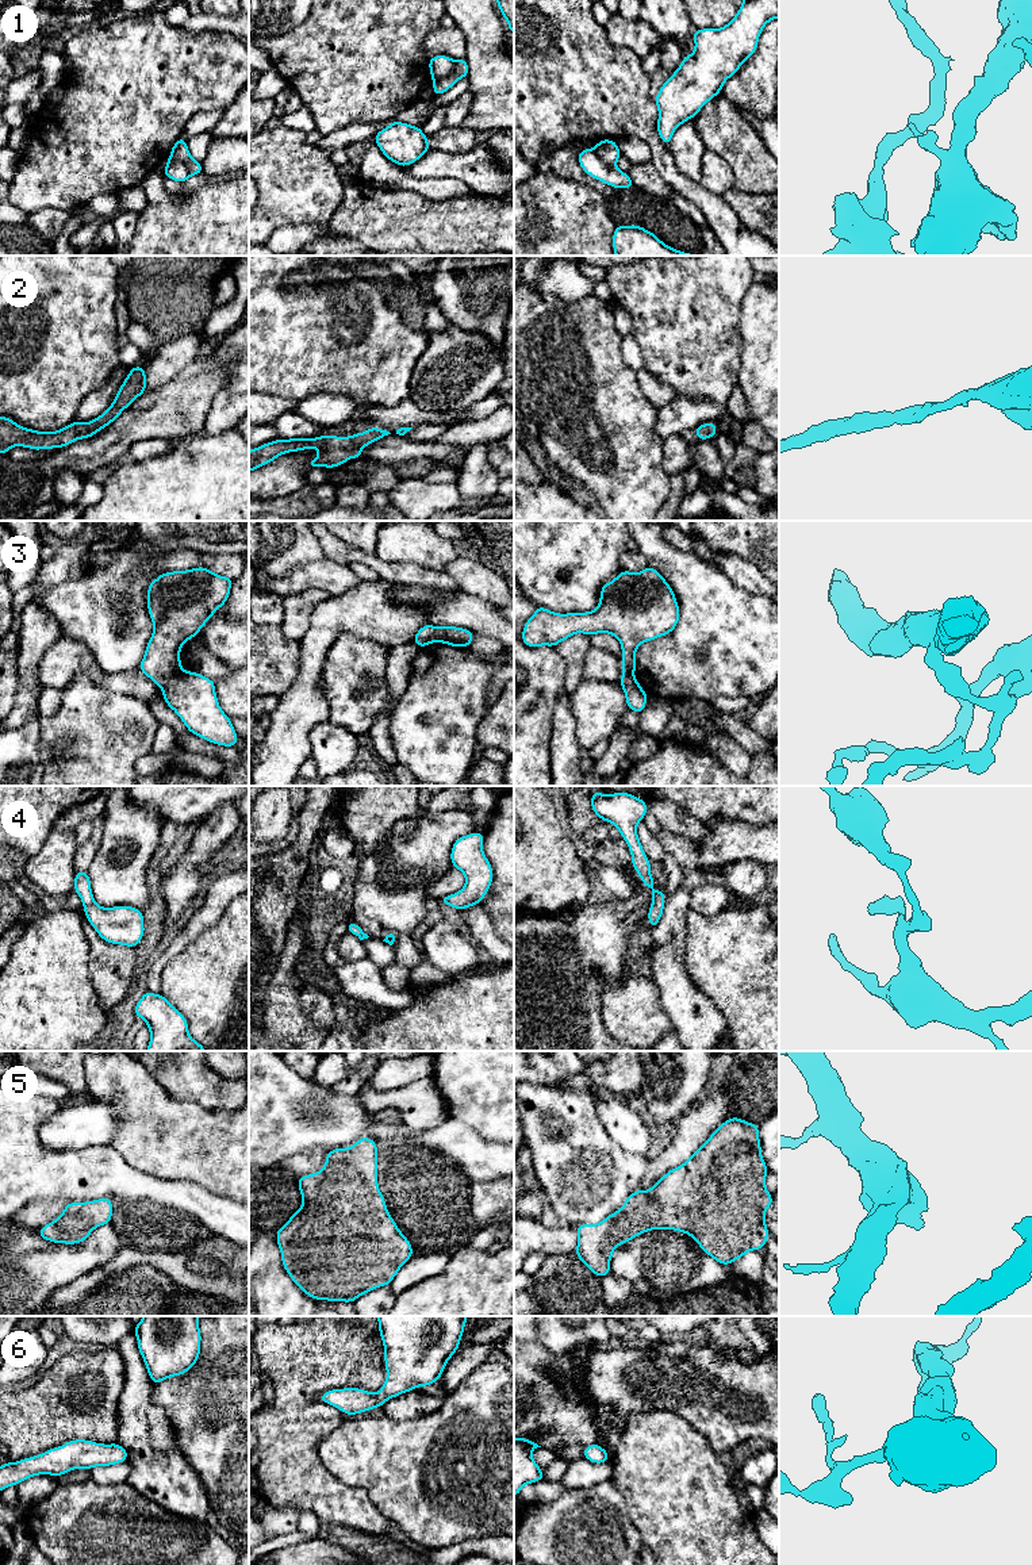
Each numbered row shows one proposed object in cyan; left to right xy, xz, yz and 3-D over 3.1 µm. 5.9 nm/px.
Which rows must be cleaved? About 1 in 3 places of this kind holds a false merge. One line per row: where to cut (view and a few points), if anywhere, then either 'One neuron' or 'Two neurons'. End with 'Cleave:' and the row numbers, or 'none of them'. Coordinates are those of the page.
1: Split along xz (455, 61), (453, 69), (447, 76), (433, 80). Two neurons
2: No split. One neuron
3: Split along xy (180, 668), (162, 687). Two neurons
4: No split. One neuron
5: No split. One neuron
6: No split. One neuron
Cleave: 1, 3

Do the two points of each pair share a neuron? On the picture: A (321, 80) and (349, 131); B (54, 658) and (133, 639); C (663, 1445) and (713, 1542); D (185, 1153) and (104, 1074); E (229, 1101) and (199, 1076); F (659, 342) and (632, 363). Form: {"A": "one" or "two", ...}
{"A": "two", "B": "two", "C": "one", "D": "one", "E": "one", "F": "two"}

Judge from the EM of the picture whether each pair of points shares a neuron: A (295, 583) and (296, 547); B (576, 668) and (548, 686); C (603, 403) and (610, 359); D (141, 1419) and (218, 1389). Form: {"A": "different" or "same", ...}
{"A": "different", "B": "different", "C": "same", "D": "different"}

